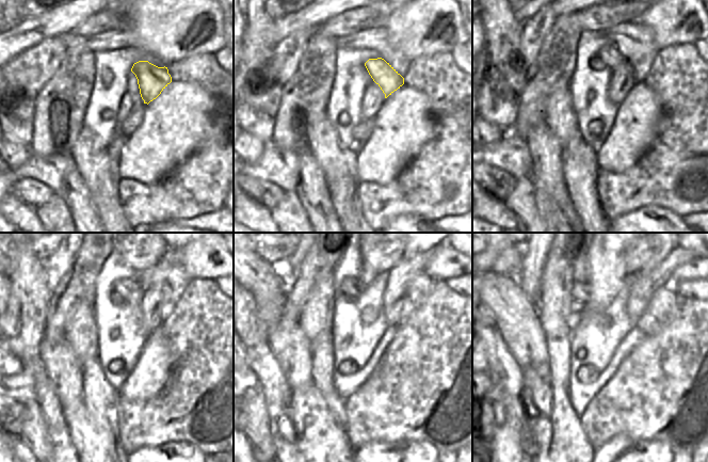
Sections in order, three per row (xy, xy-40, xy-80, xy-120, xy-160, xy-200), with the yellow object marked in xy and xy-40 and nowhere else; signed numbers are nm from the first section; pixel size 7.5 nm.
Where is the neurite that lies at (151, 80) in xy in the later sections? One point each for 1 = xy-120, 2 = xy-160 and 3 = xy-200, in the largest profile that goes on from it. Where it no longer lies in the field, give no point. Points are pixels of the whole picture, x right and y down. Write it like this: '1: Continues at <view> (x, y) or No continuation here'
1: Continues at xy-120 (130, 290)
2: Continues at xy-160 (352, 287)
3: Continues at xy-200 (580, 291)

